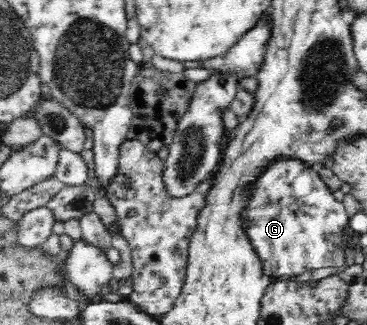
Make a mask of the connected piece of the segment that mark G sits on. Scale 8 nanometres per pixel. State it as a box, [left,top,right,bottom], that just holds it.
[242,156,349,279]

